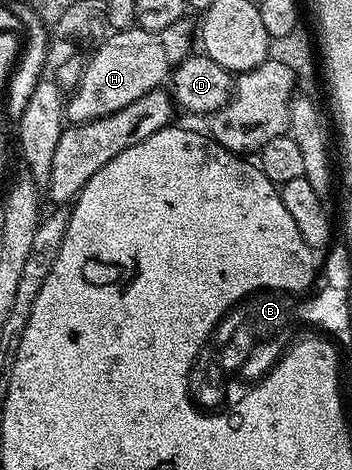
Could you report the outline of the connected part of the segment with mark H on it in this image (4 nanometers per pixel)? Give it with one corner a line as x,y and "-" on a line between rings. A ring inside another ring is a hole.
180,19
158,32
135,26
109,33
95,47
96,52
92,58
89,57
78,87
71,93
72,98
67,99
67,119
71,123
79,124
98,119
102,115
111,115
132,104
146,92
163,85
176,67
193,51
192,36
195,37
196,28
189,20

